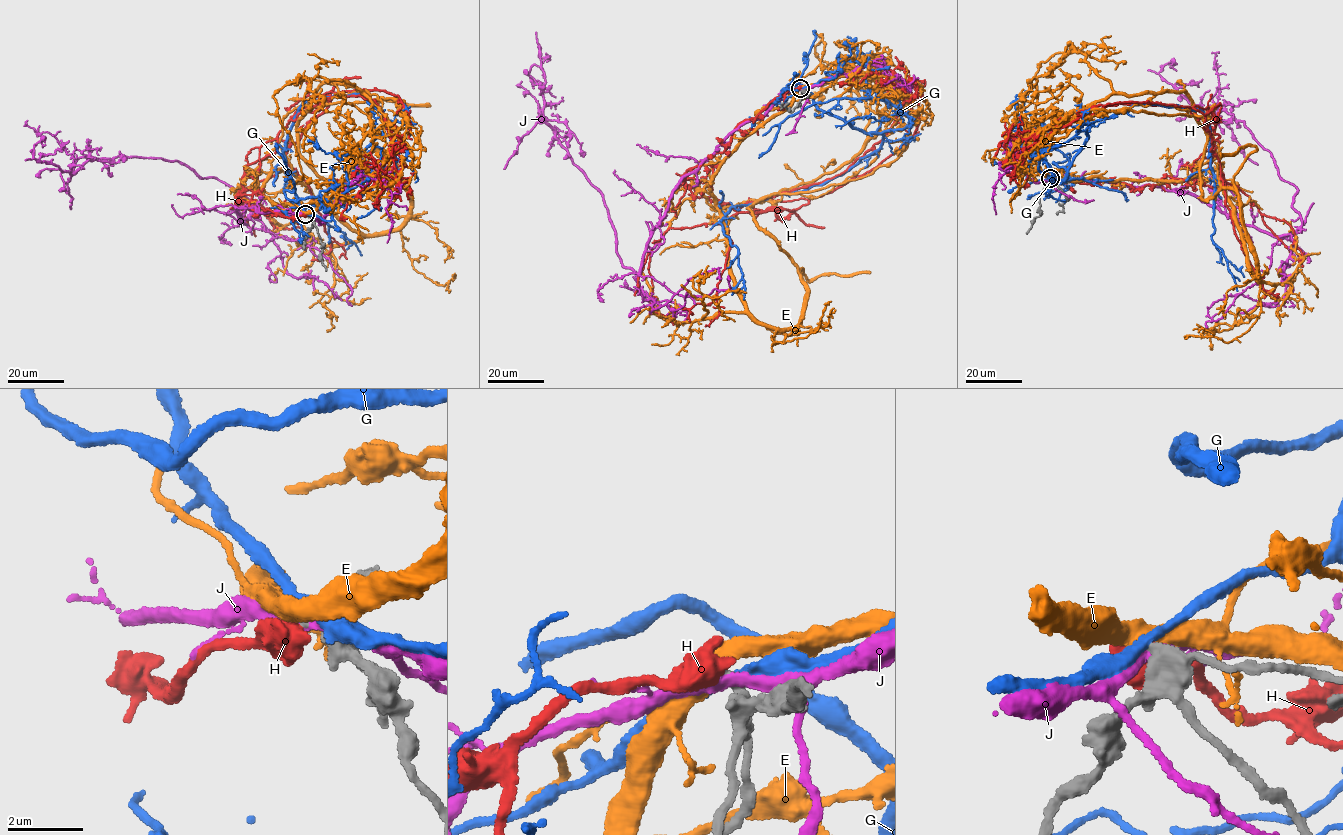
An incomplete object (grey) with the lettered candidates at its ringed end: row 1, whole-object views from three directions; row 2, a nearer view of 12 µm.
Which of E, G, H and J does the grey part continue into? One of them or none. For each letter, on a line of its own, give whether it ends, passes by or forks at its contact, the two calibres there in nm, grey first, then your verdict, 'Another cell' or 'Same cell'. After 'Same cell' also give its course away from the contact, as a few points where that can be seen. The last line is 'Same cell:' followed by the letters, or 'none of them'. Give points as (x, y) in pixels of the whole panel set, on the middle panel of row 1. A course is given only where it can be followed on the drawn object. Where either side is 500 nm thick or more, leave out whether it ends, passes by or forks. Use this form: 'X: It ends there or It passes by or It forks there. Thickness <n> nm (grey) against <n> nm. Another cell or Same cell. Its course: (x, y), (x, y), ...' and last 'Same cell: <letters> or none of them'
E: It passes by. Thickness 320 nm (grey) against 480 nm. Another cell
G: It passes by. Thickness 440 nm (grey) against 280 nm. Another cell
H: Thickness 280 nm (grey) against 750 nm. Same cell. Its course: (800, 88), (742, 121), (685, 183), (734, 209), (840, 175), (903, 104), (887, 77), (855, 83), (853, 68)
J: It passes by. Thickness 400 nm (grey) against 320 nm. Another cell
Same cell: H

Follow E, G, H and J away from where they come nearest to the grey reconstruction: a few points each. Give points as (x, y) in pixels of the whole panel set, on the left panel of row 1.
E: (305, 213), (264, 196), (269, 173), (365, 235), (400, 225), (410, 194), (370, 116), (384, 99), (429, 103)
G: (306, 212), (286, 190), (362, 194), (384, 116), (357, 93), (306, 100), (283, 152), (295, 196), (362, 255)
H: (306, 213), (236, 197), (245, 166), (320, 99), (360, 95), (393, 153), (352, 200), (336, 179)
J: (306, 213), (240, 206), (239, 222), (249, 199), (175, 160), (89, 159), (71, 175), (37, 162), (69, 140)

